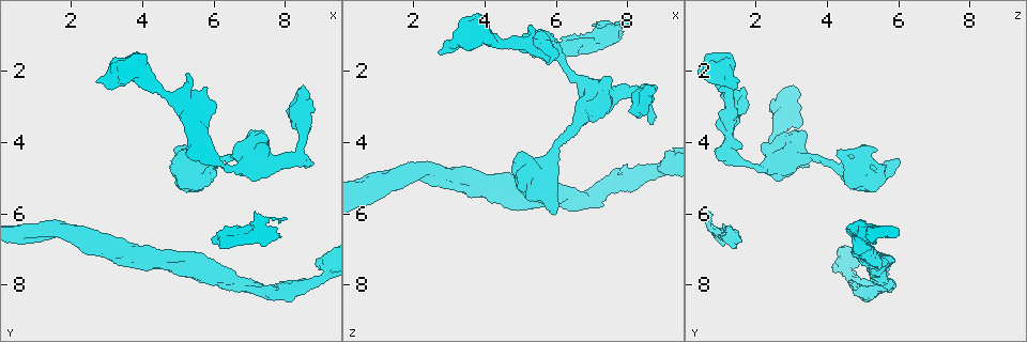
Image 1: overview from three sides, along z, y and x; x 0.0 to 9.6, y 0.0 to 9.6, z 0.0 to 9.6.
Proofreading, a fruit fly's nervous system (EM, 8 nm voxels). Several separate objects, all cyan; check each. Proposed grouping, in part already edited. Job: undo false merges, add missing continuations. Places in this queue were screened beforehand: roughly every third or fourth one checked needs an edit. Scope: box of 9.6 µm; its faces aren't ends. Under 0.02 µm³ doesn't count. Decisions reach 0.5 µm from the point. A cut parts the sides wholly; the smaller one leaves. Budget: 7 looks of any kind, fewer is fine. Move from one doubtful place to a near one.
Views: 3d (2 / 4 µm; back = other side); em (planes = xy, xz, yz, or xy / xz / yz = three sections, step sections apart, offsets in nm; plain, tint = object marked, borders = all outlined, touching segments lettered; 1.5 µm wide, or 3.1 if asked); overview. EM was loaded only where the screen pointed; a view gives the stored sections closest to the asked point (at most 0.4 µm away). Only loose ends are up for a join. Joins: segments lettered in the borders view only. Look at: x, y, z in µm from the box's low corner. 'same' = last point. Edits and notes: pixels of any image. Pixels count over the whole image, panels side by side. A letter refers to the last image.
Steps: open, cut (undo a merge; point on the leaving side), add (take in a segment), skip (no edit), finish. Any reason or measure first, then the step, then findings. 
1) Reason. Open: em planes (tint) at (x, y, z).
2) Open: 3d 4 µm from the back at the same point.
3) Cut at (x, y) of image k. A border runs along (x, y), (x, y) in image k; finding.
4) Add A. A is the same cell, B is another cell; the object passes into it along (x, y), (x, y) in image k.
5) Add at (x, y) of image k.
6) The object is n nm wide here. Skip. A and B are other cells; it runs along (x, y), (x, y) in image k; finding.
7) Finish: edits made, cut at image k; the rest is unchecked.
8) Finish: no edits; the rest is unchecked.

Free end. Open: 3d 2 µm at (2.70, 2.35, 1.50).

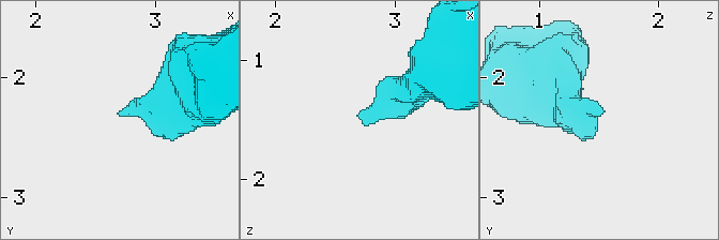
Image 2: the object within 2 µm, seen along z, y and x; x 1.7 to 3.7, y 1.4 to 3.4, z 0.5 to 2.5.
Open: em xz step 8 (tint) at (2.70, 2.28, 1.52).

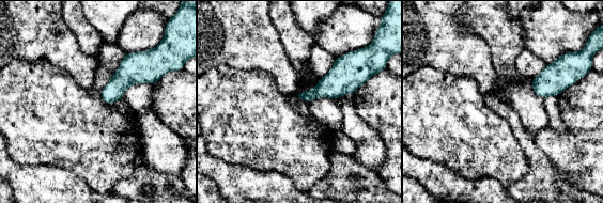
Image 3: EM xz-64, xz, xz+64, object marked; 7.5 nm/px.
Open: em planes (borders) at the same point.

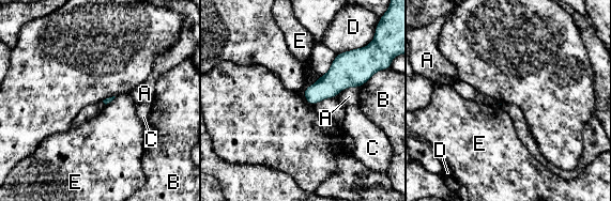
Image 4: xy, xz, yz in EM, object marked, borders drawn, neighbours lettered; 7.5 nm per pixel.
Skip. A, B, C, D and E are other cells; a border runs along (334, 97), (322, 99), (314, 106) in image 4; none of them fits.

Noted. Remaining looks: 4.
Branch stops here. Open: 3d 2 µm at (5.25, 2.15, 0.85).

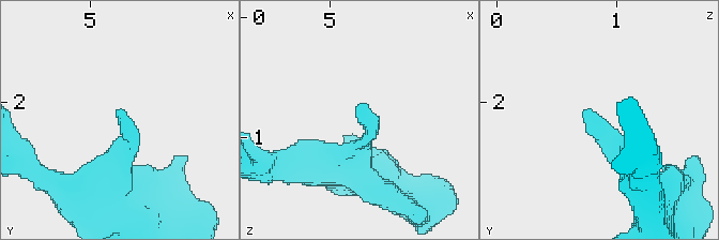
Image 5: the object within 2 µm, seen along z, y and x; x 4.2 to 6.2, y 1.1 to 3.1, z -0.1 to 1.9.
Now the EM. Open: em planes (borders) at (5.22, 2.08, 0.80).

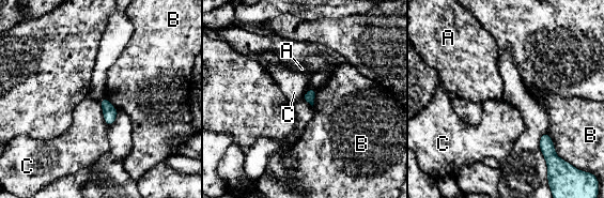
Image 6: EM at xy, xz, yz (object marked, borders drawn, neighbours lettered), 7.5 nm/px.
Skip. A, B and C are other cells; a border runs along (98, 102), (103, 120), (108, 127) in image 6; none of them fits.

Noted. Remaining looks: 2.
Free end. Open: em planes (borders) at (8.45, 2.50, 3.20).

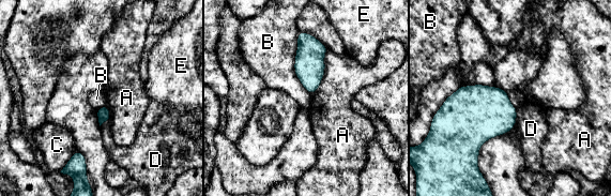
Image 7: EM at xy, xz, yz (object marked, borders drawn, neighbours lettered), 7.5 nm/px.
Skip. A, B, C, D and E are other cells; a border runs along (298, 31), (294, 74), (310, 94) in image 7; none of them fits.

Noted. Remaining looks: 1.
Finish: no edits; the rest is unchecked.

